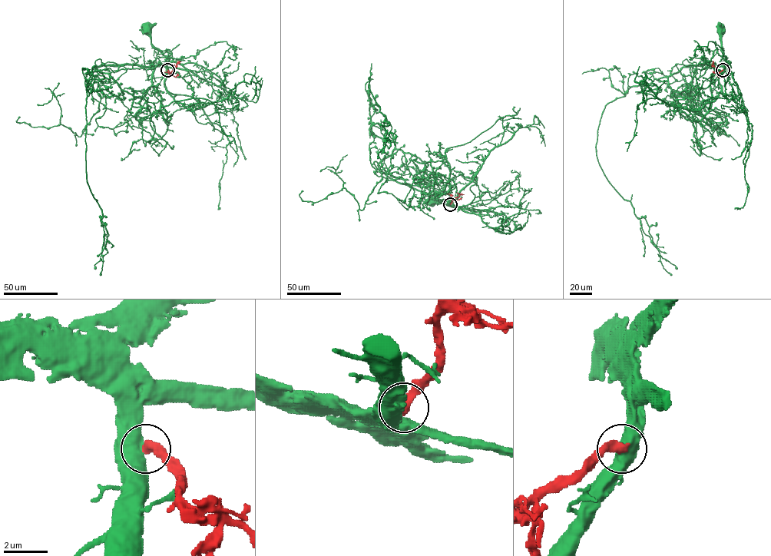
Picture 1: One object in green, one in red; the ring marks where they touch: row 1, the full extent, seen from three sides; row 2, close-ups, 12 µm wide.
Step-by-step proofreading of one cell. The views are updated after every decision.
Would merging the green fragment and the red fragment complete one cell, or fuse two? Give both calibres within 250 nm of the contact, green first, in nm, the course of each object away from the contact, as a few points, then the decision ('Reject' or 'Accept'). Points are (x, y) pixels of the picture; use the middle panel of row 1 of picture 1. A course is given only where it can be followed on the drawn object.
Thickness 750 nm (green) against 400 nm. Course of green: (450, 204), (455, 206), (430, 201). Course of red: (450, 204), (454, 198), (464, 194). Reject

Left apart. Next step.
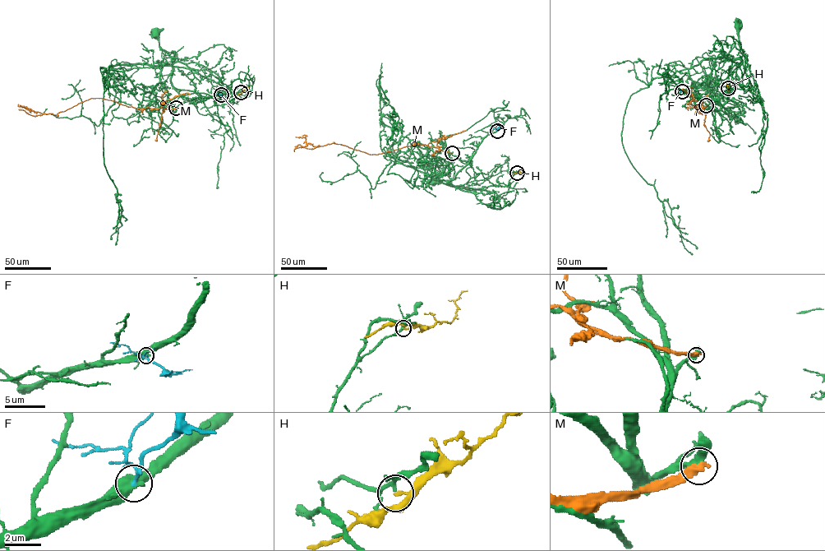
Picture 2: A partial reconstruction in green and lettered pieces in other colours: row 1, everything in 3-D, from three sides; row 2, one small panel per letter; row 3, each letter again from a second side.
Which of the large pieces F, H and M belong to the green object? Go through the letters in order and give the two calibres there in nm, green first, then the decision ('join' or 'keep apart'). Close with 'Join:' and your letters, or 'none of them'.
F: 550/140 nm | keep apart
H: 220/120 nm | keep apart
M: 320/440 nm | keep apart
Join: none of them

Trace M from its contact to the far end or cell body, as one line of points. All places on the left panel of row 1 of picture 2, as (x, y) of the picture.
M: (176, 108), (141, 108), (101, 98), (85, 100), (57, 114), (43, 113), (19, 105)

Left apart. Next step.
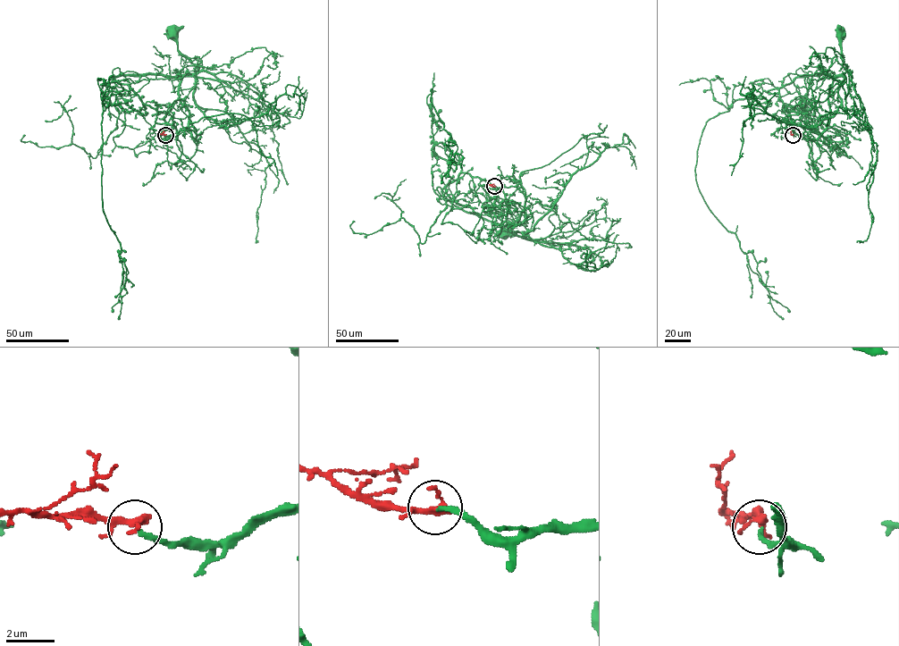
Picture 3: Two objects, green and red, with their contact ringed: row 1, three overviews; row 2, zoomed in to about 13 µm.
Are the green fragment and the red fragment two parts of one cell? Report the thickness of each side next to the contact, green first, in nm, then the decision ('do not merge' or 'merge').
180/220 nm | merge

